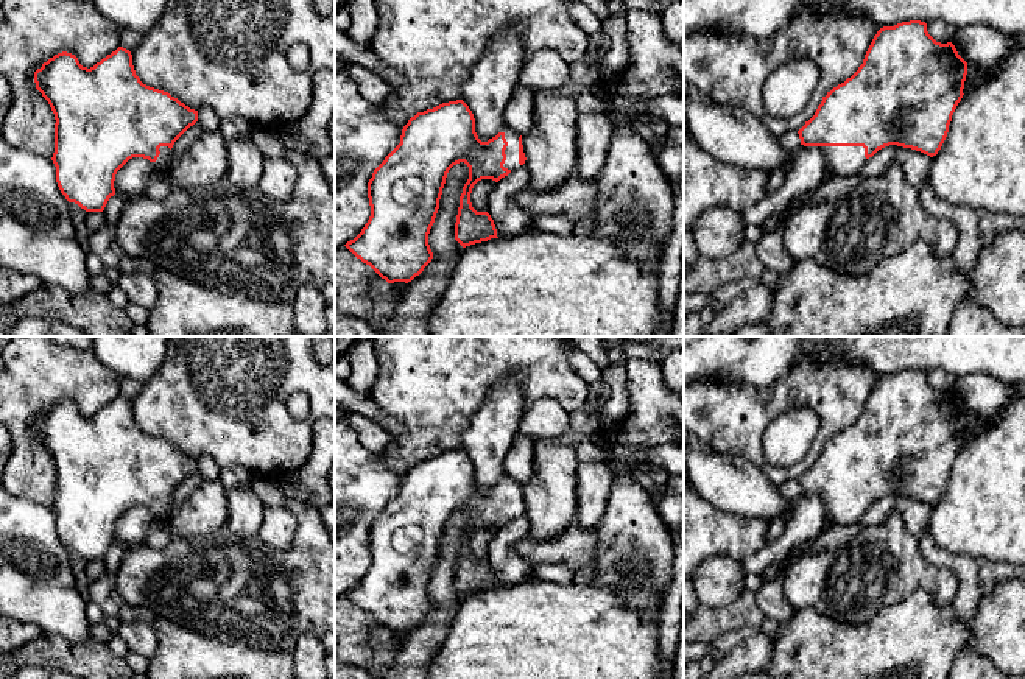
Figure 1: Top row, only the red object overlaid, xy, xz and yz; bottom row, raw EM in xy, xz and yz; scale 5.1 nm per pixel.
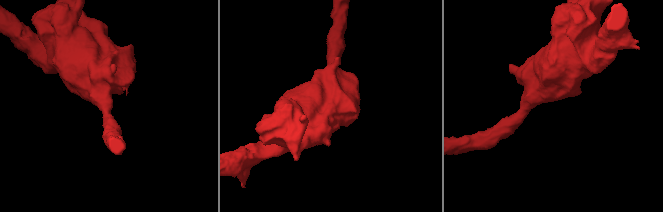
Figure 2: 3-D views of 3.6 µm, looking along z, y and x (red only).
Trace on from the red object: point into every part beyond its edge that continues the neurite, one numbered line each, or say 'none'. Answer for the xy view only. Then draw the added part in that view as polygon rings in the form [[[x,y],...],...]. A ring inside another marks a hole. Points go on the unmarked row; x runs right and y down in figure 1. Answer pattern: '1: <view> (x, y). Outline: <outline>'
1: xy (162, 513). Outline: [[[160,495],[159,500],[160,500],[160,503],[159,503],[157,509],[153,511],[153,514],[154,514],[156,520],[167,522],[168,517],[170,517],[170,501],[171,501],[171,498],[168,495]]]

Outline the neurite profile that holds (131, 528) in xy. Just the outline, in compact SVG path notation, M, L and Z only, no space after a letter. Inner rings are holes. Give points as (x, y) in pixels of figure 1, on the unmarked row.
M143 506L129 508L115 523L115 544L126 548L145 542L150 526L156 522L153 511Z

